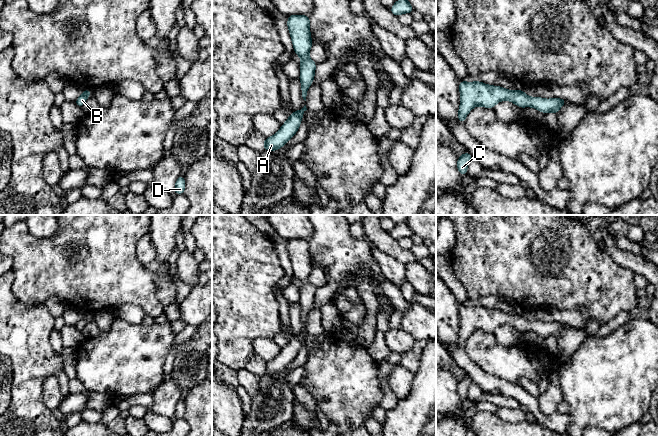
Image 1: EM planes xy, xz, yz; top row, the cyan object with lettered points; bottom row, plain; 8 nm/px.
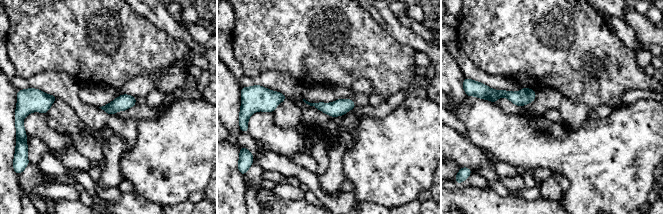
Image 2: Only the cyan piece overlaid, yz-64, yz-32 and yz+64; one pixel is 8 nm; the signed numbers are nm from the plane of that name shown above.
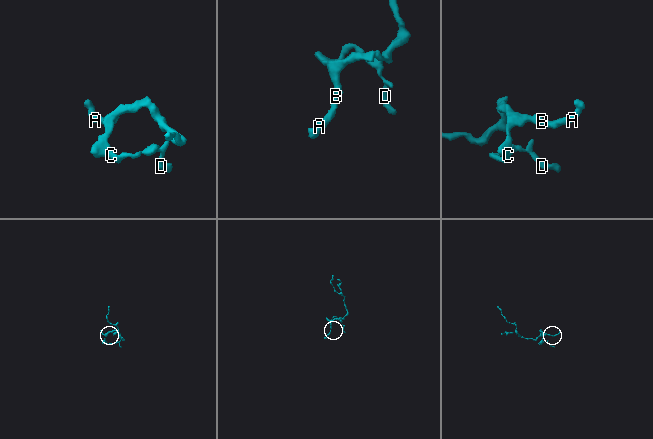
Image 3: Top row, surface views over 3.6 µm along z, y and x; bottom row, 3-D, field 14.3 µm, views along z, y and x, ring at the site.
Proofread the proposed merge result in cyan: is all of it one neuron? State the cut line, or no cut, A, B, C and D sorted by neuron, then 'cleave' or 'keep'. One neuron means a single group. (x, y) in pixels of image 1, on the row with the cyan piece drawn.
no cut | A B C D | keep

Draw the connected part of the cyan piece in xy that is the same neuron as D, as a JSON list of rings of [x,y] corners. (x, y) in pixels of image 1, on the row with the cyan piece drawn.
[[[180,175],[176,180],[174,193],[184,194],[184,191],[185,191],[185,179],[182,175]]]

